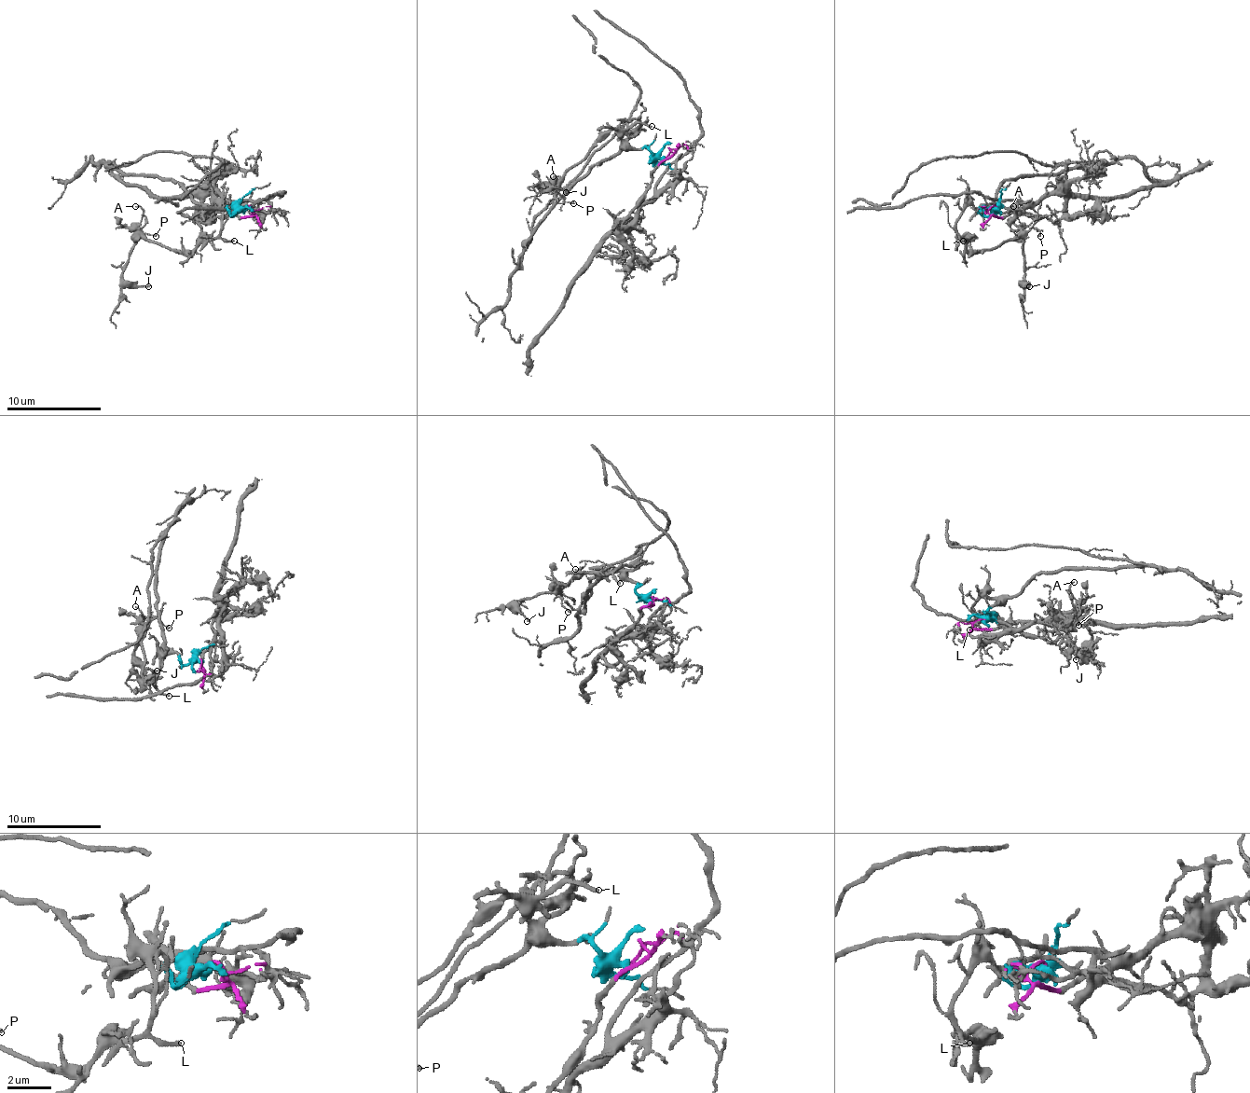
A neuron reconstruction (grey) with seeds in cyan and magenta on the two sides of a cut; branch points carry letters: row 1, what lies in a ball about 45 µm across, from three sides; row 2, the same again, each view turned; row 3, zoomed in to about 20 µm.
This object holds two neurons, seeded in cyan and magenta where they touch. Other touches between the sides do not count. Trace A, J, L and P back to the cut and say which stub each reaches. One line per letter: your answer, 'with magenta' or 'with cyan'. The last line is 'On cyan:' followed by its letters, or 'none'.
A: with cyan
J: with cyan
L: with cyan
P: with cyan
On cyan: A, J, L, P

